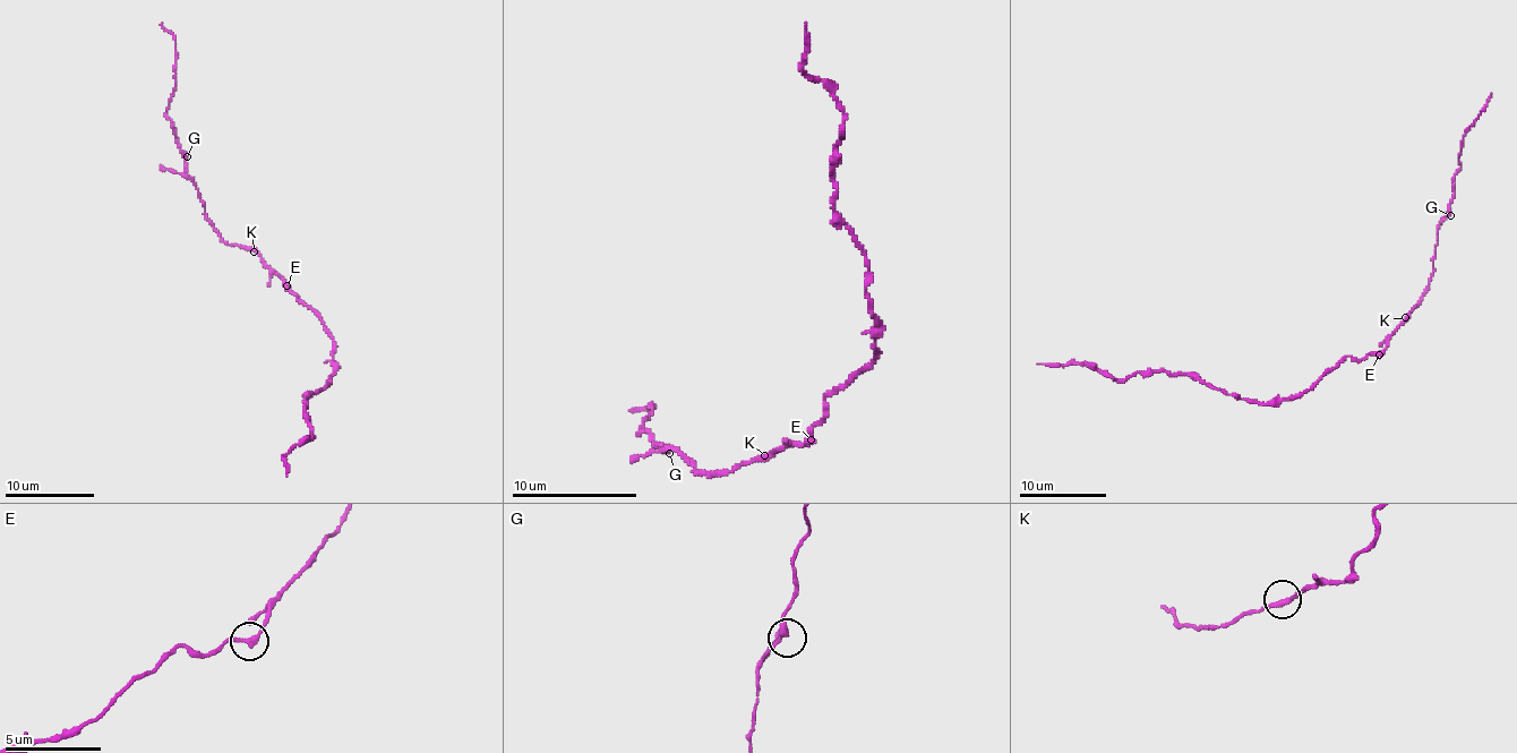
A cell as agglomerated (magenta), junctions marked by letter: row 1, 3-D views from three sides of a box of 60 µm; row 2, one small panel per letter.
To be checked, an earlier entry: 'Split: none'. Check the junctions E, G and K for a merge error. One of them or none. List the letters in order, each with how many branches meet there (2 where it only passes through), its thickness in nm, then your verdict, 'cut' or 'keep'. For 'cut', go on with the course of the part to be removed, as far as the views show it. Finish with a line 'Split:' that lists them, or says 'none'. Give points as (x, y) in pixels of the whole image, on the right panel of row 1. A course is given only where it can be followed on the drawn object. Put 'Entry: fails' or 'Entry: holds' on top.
Entry: fails
E: 2 branches meet; 280 nm thick; cut; foreign part runs (1380, 354), (1347, 356), (1304, 393), (1265, 404), (1186, 375), (1137, 371), (1124, 381), (1085, 361), (1037, 364)
G: 2 branches meet; 320 nm thick; keep
K: 2 branches meet; 260 nm thick; keep
Split: E

